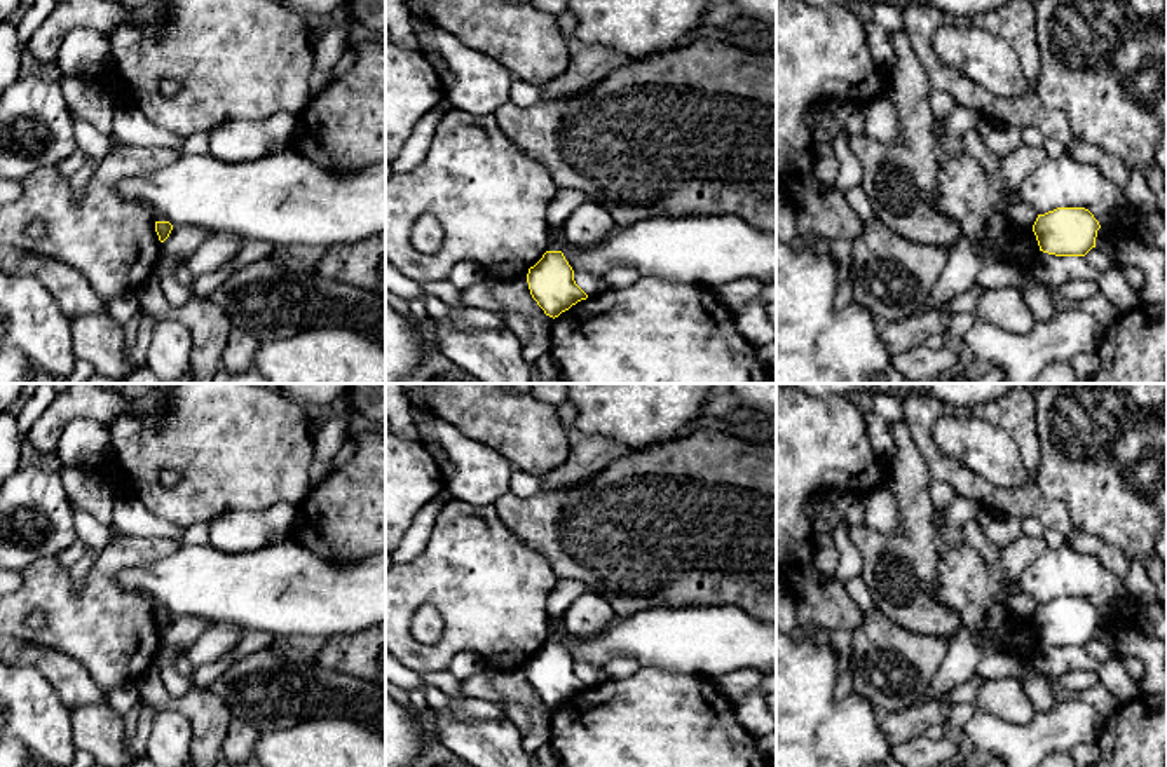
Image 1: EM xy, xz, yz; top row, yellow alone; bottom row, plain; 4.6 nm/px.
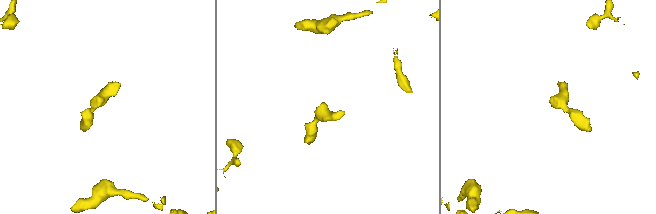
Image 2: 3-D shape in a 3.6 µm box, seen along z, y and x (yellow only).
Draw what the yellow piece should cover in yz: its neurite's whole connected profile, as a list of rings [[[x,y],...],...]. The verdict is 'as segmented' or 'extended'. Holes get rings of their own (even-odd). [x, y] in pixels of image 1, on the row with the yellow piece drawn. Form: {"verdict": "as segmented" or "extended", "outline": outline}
{"verdict": "as segmented", "outline": [[[1057,207],[1038,214],[1033,225],[1040,251],[1055,256],[1085,256],[1095,248],[1099,228],[1099,221],[1085,207]]]}

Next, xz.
{"verdict": "as segmented", "outline": [[[546,251],[529,268],[527,282],[532,298],[549,317],[558,317],[588,295],[576,284],[574,270],[562,251]]]}

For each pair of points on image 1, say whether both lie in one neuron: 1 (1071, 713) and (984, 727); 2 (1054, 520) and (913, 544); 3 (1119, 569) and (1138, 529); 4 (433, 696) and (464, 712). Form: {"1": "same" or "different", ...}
{"1": "same", "2": "different", "3": "different", "4": "same"}

